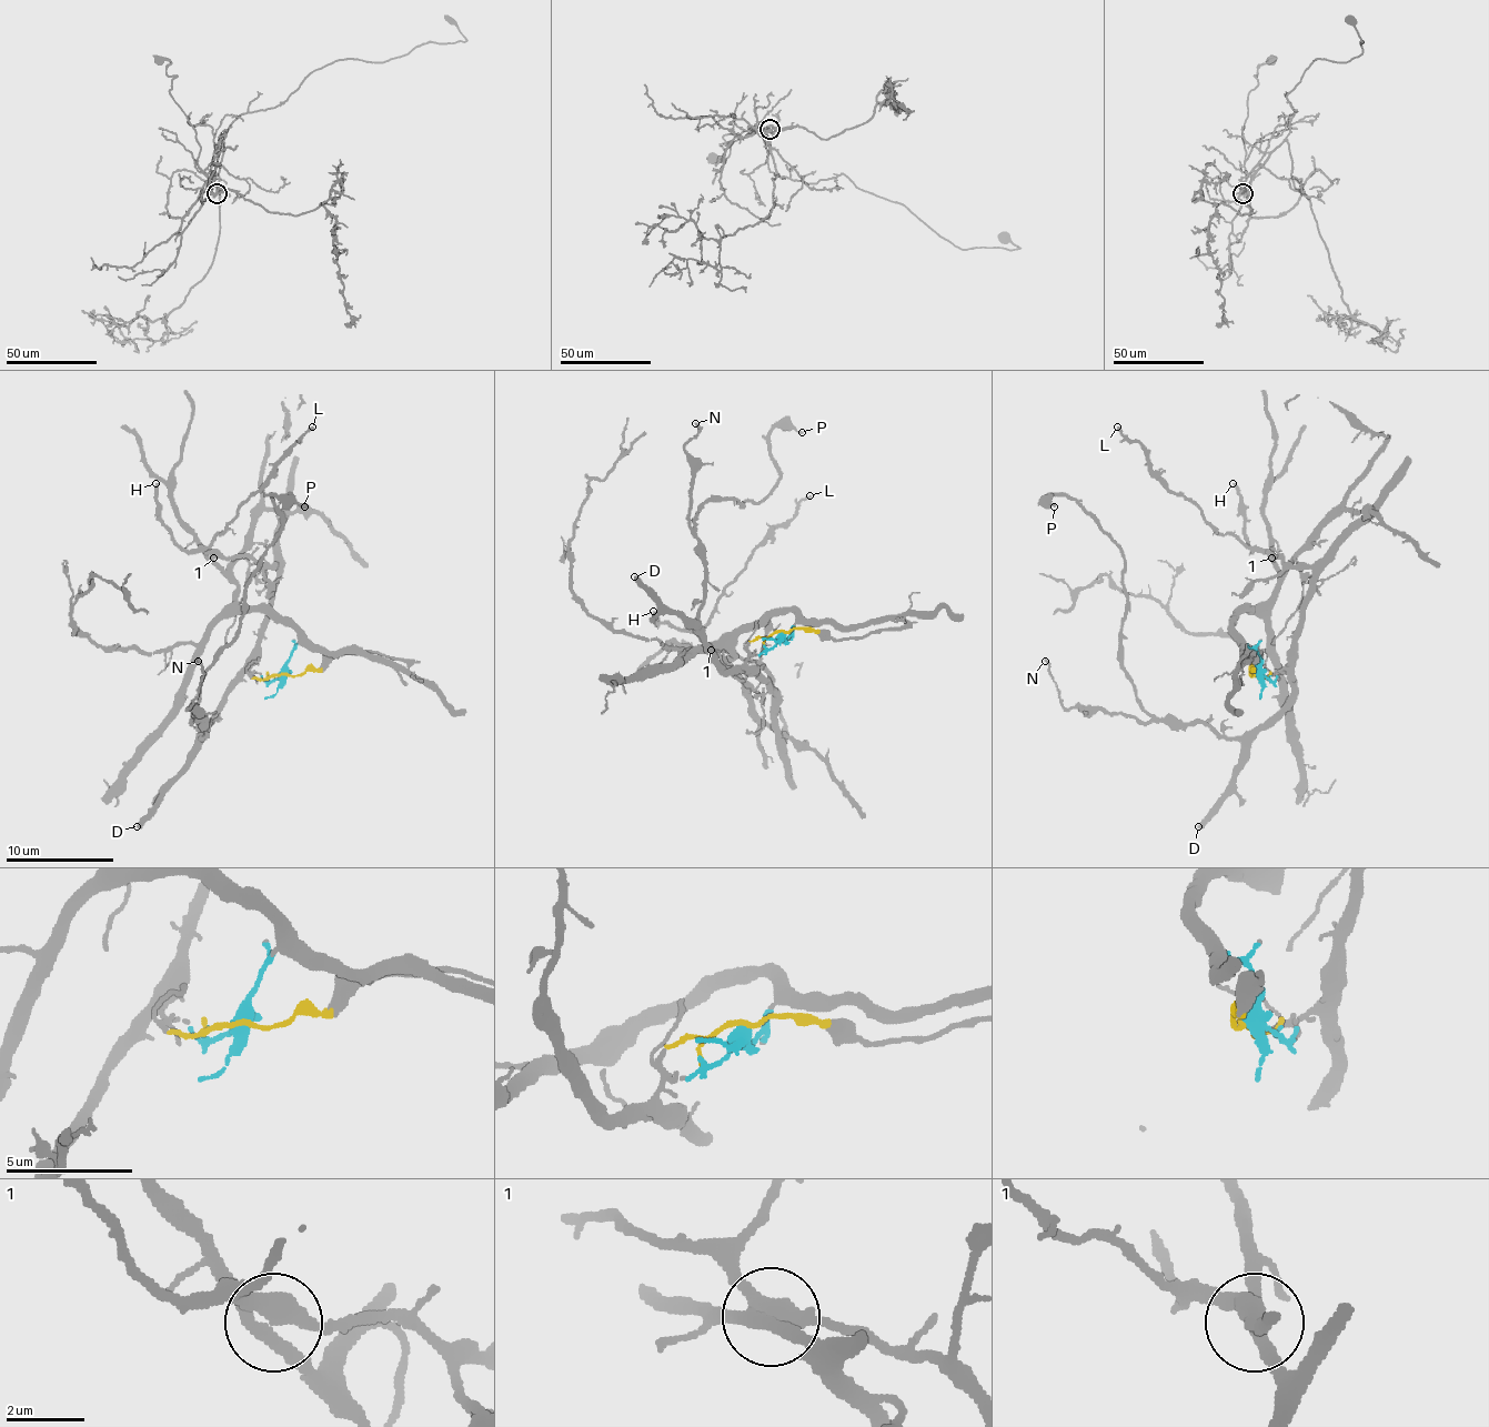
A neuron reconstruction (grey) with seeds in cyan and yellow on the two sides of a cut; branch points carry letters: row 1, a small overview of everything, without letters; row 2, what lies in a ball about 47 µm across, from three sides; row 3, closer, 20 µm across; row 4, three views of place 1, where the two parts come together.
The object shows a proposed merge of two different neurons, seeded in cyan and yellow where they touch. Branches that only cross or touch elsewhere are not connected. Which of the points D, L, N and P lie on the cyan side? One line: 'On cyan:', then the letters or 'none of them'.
On cyan: none of them

